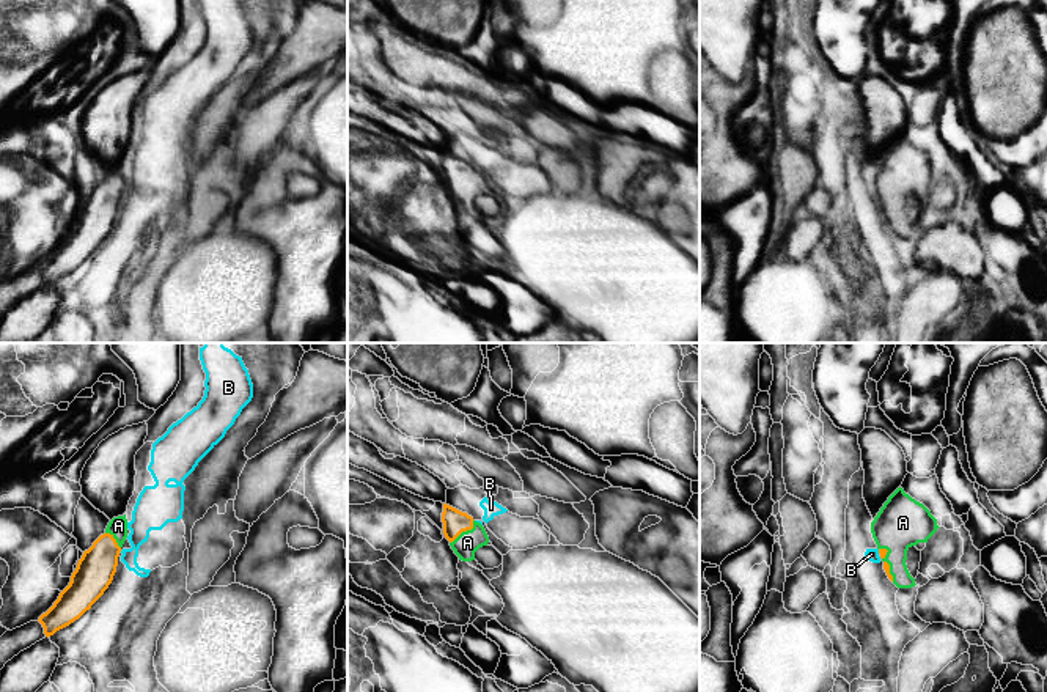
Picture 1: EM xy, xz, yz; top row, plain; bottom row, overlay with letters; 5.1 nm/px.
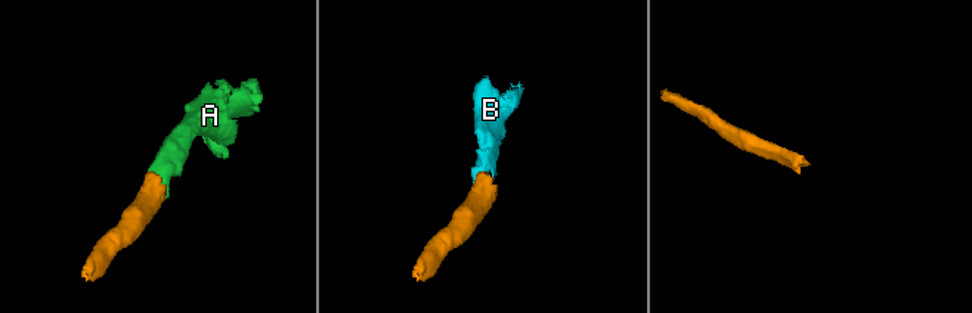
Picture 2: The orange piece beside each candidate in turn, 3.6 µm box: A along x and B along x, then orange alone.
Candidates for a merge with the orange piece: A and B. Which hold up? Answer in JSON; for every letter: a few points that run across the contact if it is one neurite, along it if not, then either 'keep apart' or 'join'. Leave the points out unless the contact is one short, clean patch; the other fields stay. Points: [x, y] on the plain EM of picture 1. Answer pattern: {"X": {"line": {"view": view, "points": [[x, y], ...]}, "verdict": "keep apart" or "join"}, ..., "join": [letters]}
{"A": {"line": {"view": "xz", "points": [[455, 170], [464, 178], [467, 191]]}, "verdict": "join"}, "B": {"line": {"view": "yz", "points": [[878, 197], [879, 200]]}, "verdict": "keep apart"}, "join": ["A"]}

